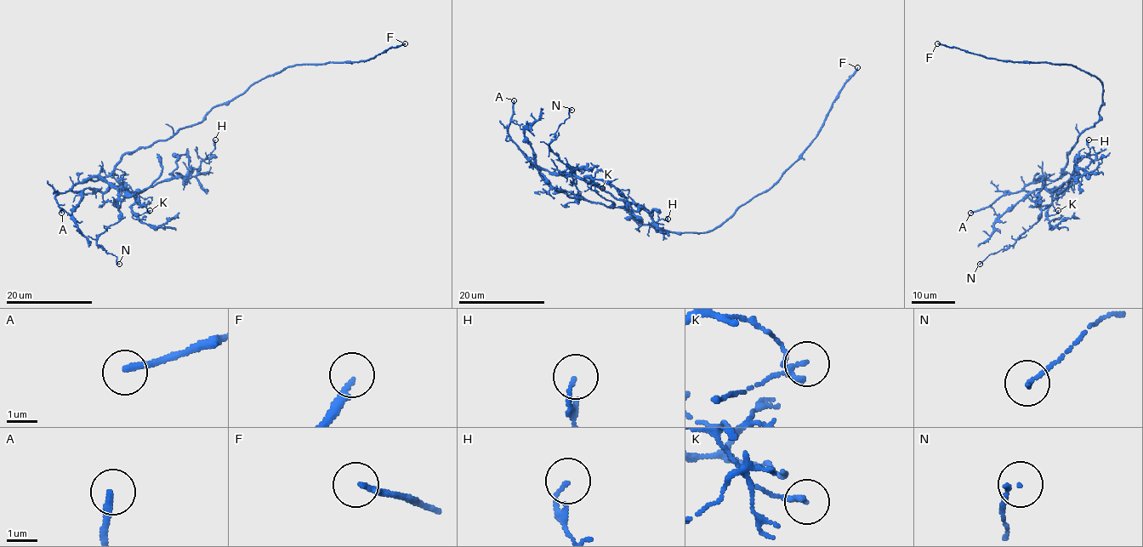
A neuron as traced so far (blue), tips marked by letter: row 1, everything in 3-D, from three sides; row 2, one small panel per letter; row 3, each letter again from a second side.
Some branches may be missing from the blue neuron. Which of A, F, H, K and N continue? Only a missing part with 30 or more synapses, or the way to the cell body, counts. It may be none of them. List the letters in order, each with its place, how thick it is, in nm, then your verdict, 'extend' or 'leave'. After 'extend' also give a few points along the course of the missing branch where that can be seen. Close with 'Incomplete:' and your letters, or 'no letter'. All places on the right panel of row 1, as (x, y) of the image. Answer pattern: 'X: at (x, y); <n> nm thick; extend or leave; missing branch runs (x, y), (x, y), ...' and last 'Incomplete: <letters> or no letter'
A: at (970, 213); 240 nm thick; extend; missing branch runs (970, 213), (975, 216), (1003, 214), (1009, 205)
F: at (937, 43); 170 nm thick; extend
H: at (1088, 139); 110 nm thick; leave
K: at (1058, 210); 130 nm thick; leave
N: at (980, 264); 130 nm thick; leave
Incomplete: A, F

